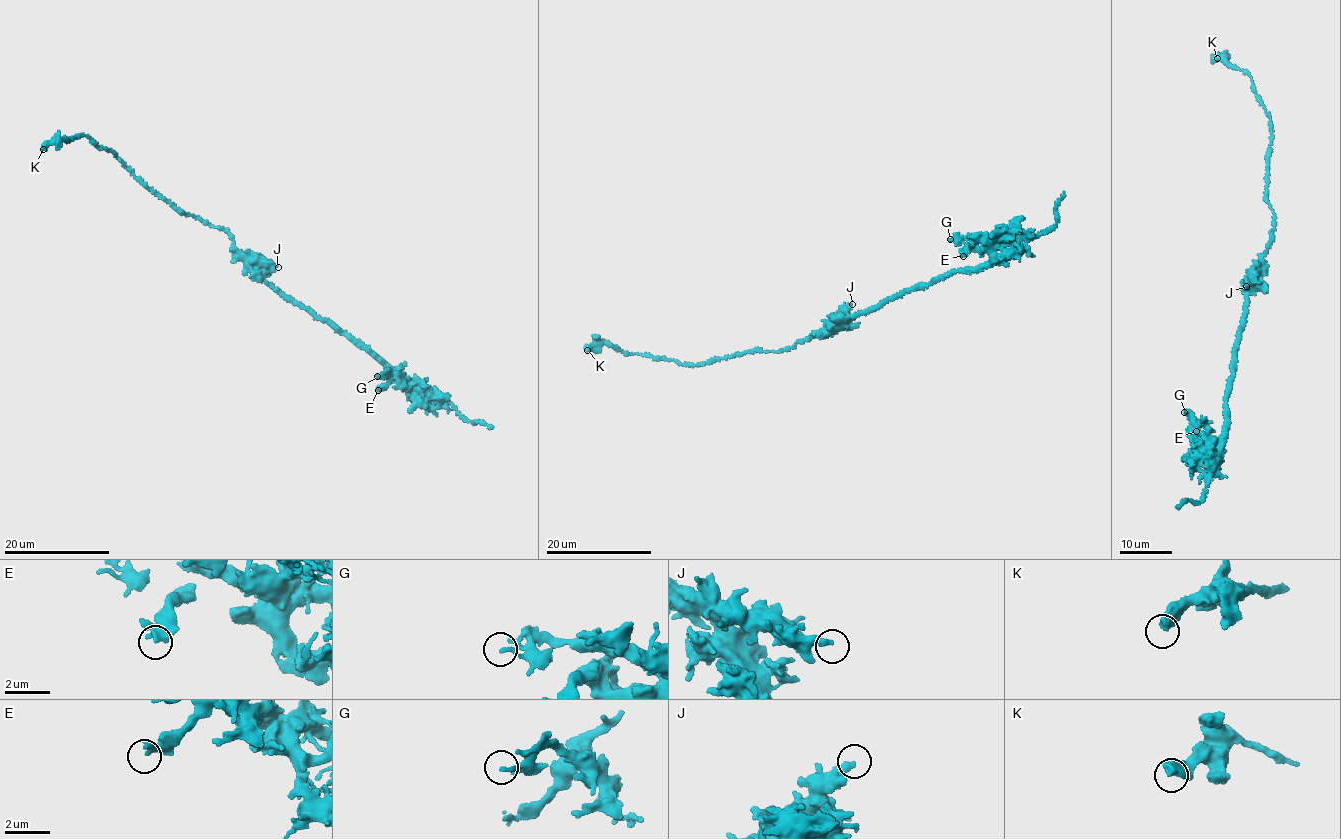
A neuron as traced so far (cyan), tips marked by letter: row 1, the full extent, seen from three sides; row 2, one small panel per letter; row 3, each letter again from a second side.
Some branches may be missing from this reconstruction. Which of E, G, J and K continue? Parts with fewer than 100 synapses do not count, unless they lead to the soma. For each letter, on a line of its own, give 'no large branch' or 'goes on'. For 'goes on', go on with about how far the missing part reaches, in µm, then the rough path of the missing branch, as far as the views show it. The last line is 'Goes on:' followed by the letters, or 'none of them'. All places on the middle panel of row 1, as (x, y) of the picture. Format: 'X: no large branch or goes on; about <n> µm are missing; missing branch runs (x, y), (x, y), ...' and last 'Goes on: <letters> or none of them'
E: no large branch
G: no large branch
J: no large branch
K: no large branch
Goes on: none of them

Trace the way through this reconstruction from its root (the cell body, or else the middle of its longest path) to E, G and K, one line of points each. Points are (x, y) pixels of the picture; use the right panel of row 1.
E: (1253, 282), (1236, 348), (1226, 402), (1228, 416), (1222, 438), (1215, 441), (1203, 424), (1195, 428), (1196, 431)
G: (1253, 282), (1236, 348), (1226, 402), (1228, 416), (1222, 438), (1215, 441), (1207, 426), (1184, 412)
K: (1253, 282), (1268, 247), (1275, 218), (1265, 192), (1270, 121), (1249, 75), (1219, 55), (1217, 58)

